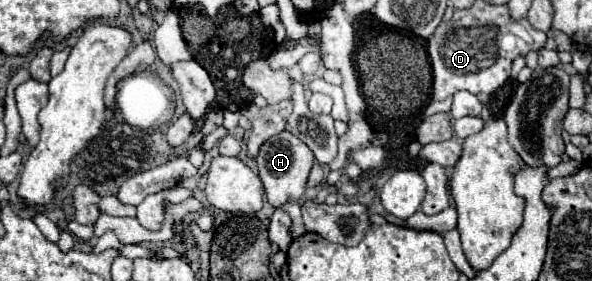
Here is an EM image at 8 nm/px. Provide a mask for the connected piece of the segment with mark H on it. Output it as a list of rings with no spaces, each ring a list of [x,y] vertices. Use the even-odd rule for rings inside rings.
[[[283,131],[271,137],[269,141],[265,141],[257,153],[257,167],[259,167],[259,177],[265,185],[267,201],[273,207],[281,207],[287,201],[301,199],[301,195],[305,193],[307,177],[309,177],[313,163],[315,163],[315,157],[311,149],[303,141],[299,141],[295,135],[291,135],[289,131]]]

